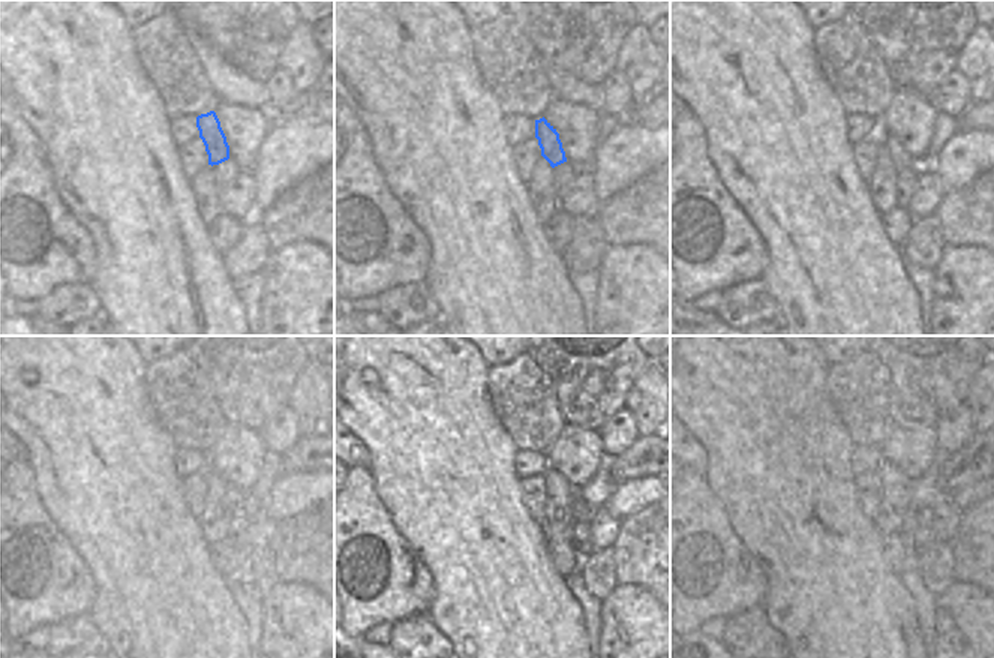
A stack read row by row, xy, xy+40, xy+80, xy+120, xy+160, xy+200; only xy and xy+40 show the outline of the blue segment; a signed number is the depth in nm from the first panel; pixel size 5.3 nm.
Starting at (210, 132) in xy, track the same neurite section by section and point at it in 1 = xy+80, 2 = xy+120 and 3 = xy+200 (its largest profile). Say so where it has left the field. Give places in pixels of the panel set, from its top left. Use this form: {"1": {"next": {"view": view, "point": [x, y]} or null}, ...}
{"1": {"next": {"view": "xy+80", "point": [901, 161]}}, "2": {"next": {"view": "xy+120", "point": [245, 504]}}, "3": {"next": {"view": "xy+200", "point": [924, 516]}}}

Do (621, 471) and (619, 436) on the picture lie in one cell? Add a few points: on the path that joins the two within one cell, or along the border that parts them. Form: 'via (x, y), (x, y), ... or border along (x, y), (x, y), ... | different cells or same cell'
border along (640, 435), (612, 457) | different cells

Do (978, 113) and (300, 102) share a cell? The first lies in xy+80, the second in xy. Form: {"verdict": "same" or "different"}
{"verdict": "different"}

